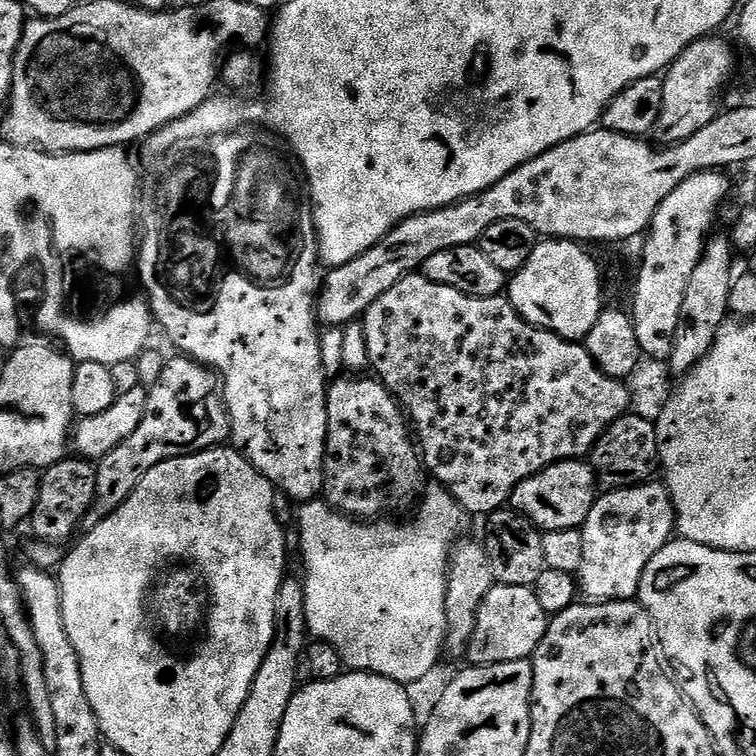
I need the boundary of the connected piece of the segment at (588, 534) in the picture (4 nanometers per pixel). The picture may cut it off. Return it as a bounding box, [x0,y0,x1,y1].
[578,482,676,602]

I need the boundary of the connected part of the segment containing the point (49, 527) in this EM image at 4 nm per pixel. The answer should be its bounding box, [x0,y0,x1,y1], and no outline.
[30,458,96,545]

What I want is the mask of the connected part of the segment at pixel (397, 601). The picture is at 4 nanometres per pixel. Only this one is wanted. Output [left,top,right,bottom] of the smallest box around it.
[296,486,466,686]

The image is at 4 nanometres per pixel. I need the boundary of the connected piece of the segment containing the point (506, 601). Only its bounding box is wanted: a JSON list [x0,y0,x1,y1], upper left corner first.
[467,584,550,666]

